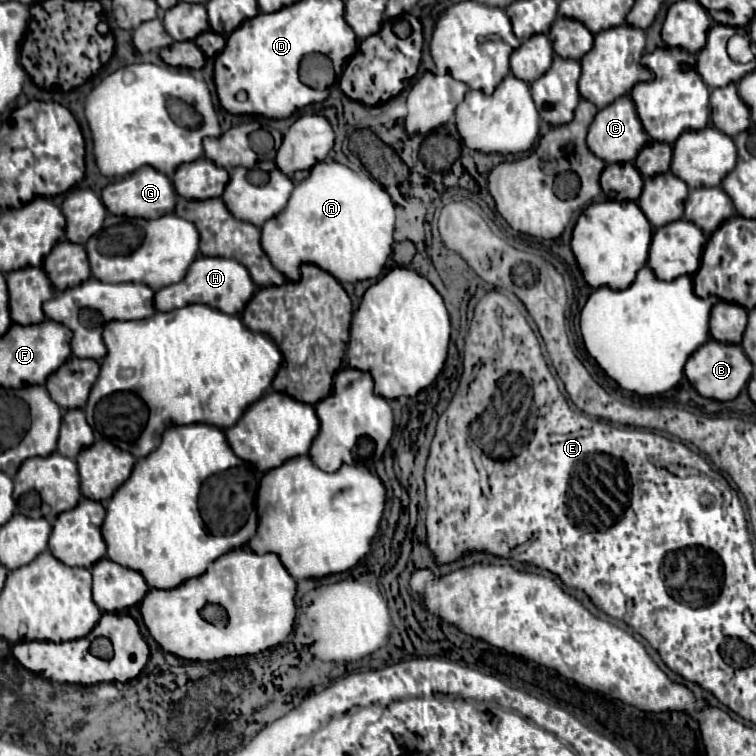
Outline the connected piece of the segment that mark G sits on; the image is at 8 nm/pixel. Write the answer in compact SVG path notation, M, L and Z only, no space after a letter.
M144 166L140 170L136 170L134 174L114 182L114 184L108 184L104 190L102 190L102 202L106 206L108 212L116 214L116 216L130 216L130 218L160 218L162 214L170 214L176 206L176 192L174 192L174 186L172 186L172 180L150 168L150 166Z

